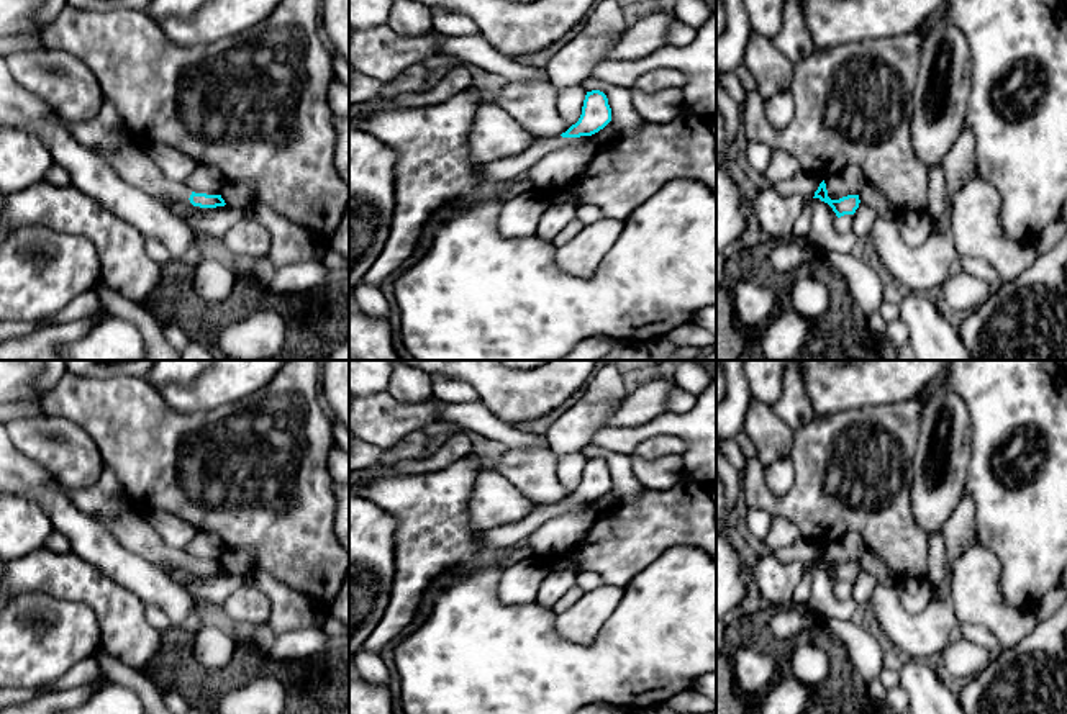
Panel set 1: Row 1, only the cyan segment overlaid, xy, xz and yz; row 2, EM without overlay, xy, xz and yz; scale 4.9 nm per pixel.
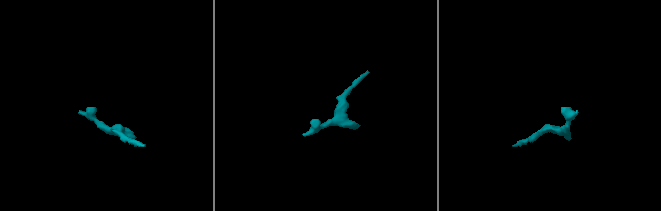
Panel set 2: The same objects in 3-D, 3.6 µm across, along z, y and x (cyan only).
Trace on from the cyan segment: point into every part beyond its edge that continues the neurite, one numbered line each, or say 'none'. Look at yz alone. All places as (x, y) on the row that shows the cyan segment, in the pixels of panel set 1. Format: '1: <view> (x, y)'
1: yz (864, 218)

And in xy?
1: xy (213, 221)

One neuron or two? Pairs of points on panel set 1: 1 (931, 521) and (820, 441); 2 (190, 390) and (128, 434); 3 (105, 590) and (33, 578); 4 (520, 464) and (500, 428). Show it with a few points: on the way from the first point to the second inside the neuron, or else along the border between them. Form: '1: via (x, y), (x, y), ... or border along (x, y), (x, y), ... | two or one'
1: border along (913, 469), (912, 510), (917, 523), (928, 534) | two
2: border along (153, 387), (177, 411), (205, 411) | two
3: via (87, 585), (72, 578), (51, 578) | one
4: border along (546, 442), (507, 449) | two

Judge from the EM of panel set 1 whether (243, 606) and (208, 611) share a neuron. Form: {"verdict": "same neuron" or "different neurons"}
{"verdict": "same neuron"}

